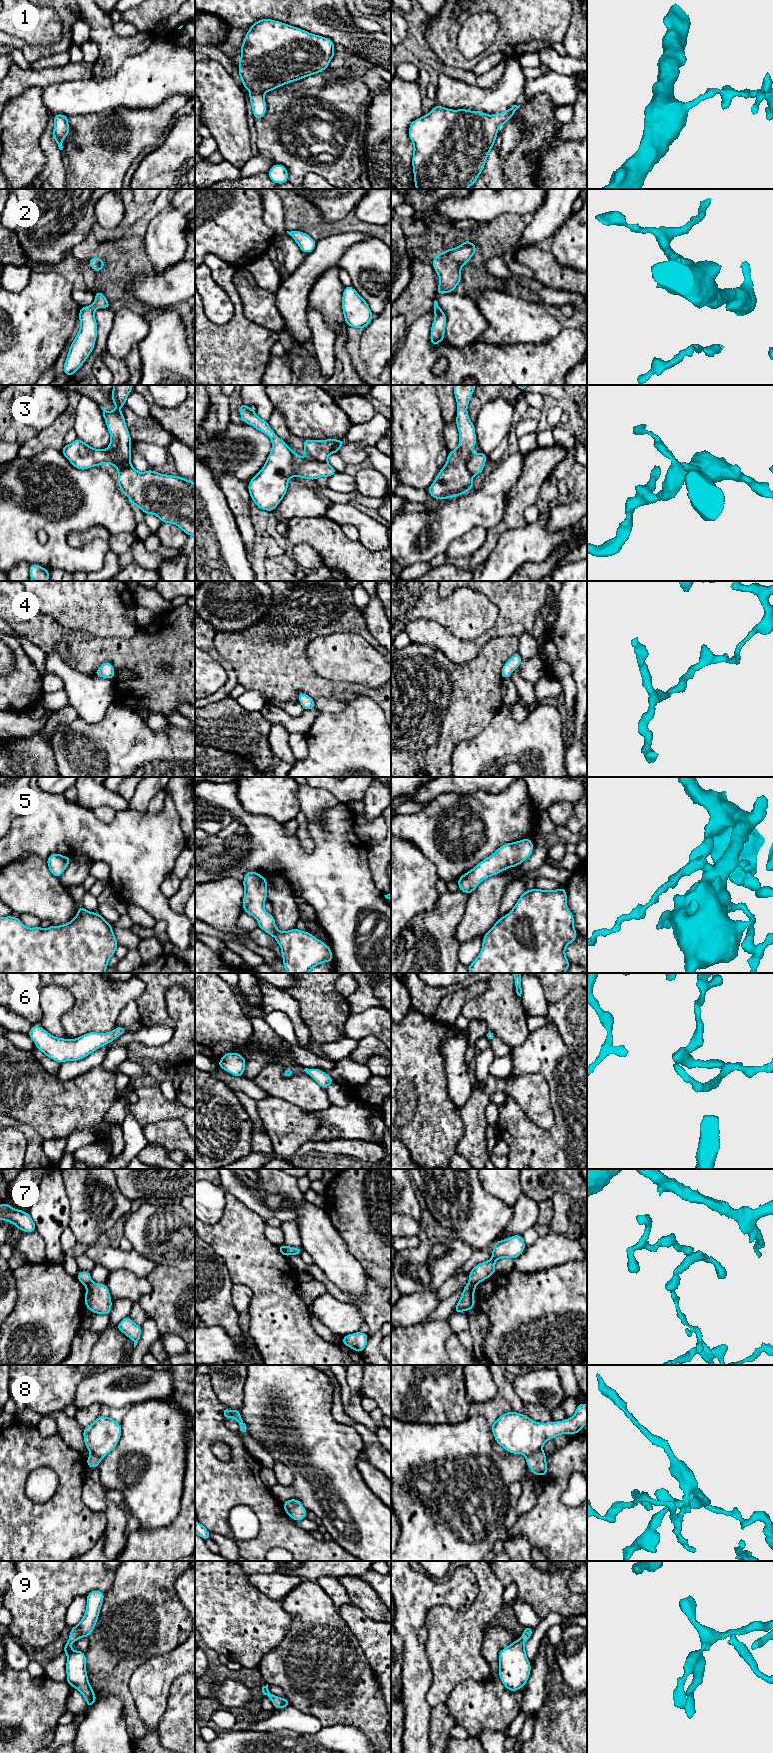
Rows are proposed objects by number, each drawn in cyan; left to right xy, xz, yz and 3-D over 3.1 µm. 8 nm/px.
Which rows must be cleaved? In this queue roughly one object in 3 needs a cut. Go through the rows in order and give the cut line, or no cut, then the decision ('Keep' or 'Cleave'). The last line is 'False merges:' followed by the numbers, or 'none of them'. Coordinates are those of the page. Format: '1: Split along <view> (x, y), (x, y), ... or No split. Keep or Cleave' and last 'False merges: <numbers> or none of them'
1: No split. Keep
2: No split. Keep
3: Split along xy (108, 448), (121, 462), (121, 467), (118, 471). Cleave
4: No split. Keep
5: No split. Keep
6: No split. Keep
7: Split along xz (284, 1245), (288, 1255). Cleave
8: Split along yz (541, 1449), (525, 1456). Cleave
9: No split. Keep
False merges: 3, 7, 8

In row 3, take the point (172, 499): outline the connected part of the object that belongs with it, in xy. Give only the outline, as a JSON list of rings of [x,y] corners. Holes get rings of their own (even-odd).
[[[113,385],[112,402],[116,410],[107,411],[102,406],[103,417],[110,433],[108,449],[122,462],[118,471],[117,483],[120,490],[145,514],[157,516],[162,523],[177,525],[188,536],[195,536],[195,484],[181,476],[172,476],[154,472],[152,469],[138,472],[131,464],[131,436],[120,408],[126,405],[126,399],[133,385]]]

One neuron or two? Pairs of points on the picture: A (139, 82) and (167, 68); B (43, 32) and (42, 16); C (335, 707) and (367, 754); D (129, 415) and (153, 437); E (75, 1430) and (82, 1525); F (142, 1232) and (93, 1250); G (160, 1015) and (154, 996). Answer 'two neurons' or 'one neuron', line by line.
A: one neuron
B: one neuron
C: two neurons
D: one neuron
E: two neurons
F: two neurons
G: one neuron

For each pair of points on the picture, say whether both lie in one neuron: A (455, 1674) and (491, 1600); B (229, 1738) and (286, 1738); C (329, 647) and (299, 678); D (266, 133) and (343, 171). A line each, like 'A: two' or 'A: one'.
A: one
B: one
C: two
D: one

